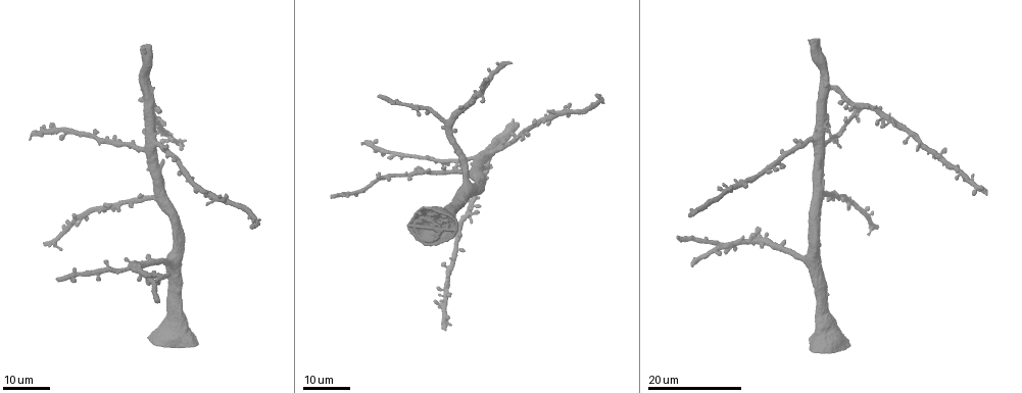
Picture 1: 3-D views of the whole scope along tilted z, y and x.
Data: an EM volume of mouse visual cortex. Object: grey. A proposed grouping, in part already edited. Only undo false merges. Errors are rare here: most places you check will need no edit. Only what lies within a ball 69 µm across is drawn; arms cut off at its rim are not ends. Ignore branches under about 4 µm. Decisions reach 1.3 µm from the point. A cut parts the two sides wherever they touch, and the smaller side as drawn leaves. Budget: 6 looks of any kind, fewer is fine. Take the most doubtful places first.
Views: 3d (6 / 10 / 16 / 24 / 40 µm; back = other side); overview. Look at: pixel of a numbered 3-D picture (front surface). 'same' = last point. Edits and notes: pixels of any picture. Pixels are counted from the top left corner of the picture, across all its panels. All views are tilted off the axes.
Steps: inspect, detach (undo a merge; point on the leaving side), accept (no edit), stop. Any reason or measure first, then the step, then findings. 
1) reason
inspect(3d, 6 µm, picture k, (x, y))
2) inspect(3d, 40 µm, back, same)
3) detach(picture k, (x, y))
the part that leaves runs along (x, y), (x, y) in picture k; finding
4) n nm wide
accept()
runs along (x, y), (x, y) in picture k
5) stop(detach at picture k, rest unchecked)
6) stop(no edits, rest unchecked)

inspect(3d, 16 µm, picture 1, (825, 126))

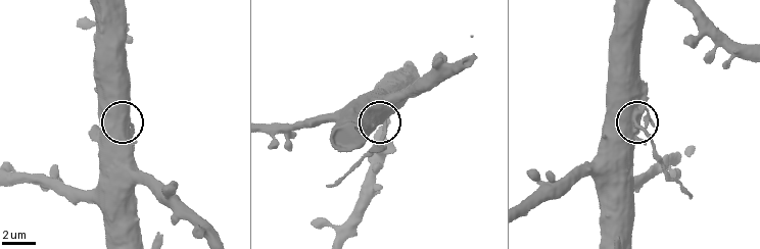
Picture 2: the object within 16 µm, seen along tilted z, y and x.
inspect(3d, 10 µm, picture 2, (639, 128))

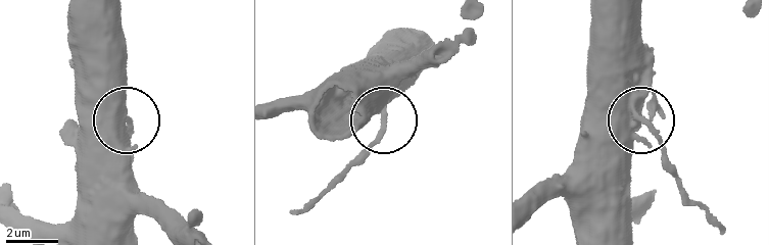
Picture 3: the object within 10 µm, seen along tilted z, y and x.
detach(picture 3, (371, 143))
the part that leaves runs along (385, 112), (352, 165), (290, 209) in picture 3; two neurons meet here

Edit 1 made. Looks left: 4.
four arms meet
inspect(3d, 24 µm, picture 1, (716, 247))

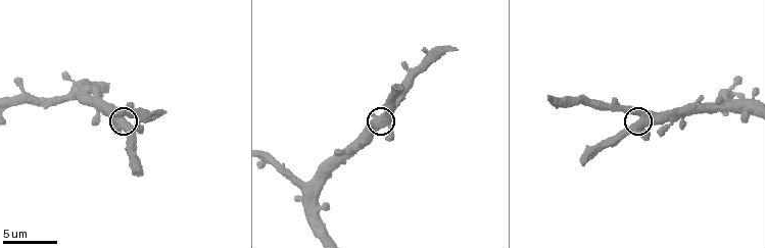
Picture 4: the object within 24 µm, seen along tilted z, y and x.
closer look
inspect(3d, 10 µm, picture 4, (638, 116))

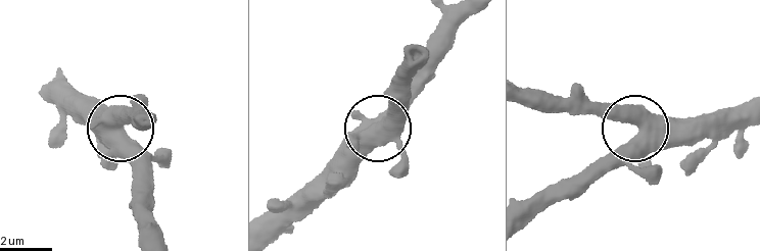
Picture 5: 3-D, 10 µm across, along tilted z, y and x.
4 arms
accept()
runs along (276, 237), (409, 104) in picture 5; one neuron here

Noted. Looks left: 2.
inspect(3d, 6 µm, picture 4, (307, 183))

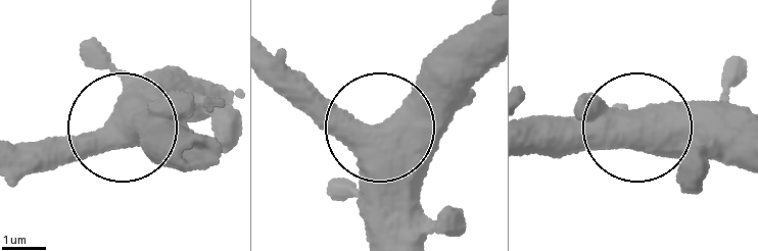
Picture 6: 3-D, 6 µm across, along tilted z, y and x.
560 nm wide
accept()
runs along (412, 231), (405, 178), (385, 143), (284, 61) in picture 6; continuous, no second neuron

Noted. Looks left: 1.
stop(detach at picture 3, rest unchecked)

